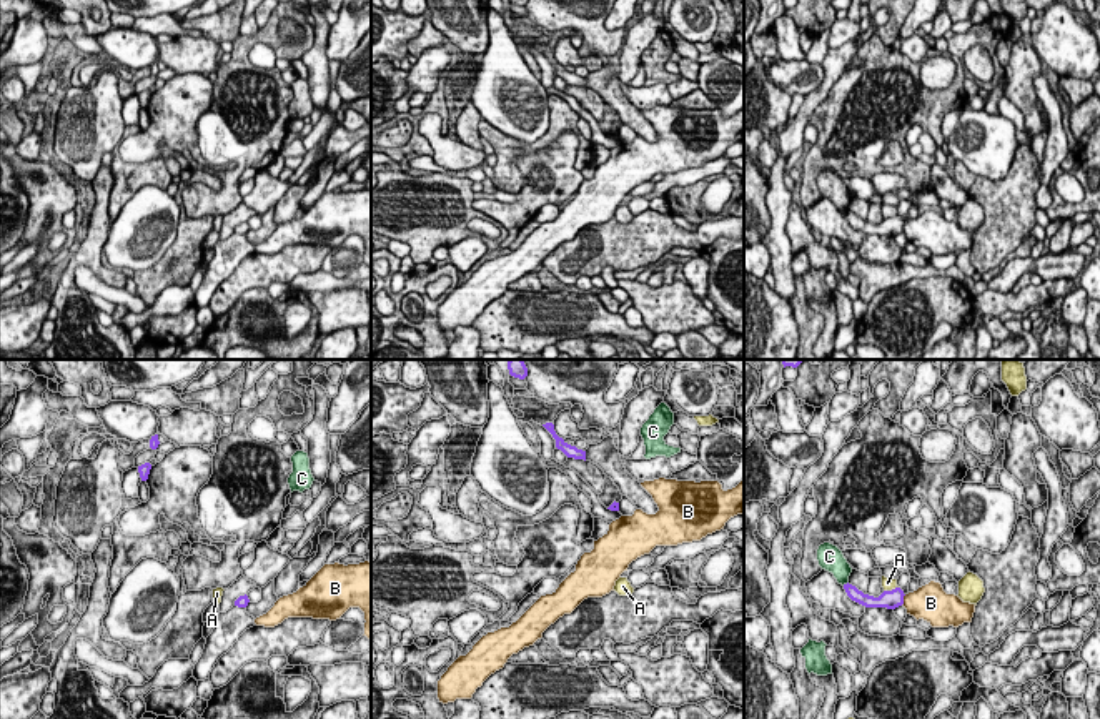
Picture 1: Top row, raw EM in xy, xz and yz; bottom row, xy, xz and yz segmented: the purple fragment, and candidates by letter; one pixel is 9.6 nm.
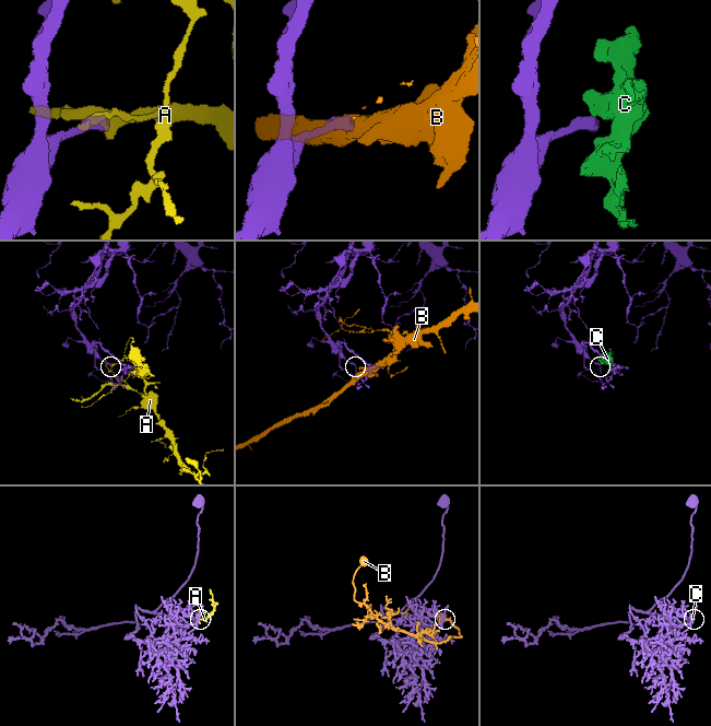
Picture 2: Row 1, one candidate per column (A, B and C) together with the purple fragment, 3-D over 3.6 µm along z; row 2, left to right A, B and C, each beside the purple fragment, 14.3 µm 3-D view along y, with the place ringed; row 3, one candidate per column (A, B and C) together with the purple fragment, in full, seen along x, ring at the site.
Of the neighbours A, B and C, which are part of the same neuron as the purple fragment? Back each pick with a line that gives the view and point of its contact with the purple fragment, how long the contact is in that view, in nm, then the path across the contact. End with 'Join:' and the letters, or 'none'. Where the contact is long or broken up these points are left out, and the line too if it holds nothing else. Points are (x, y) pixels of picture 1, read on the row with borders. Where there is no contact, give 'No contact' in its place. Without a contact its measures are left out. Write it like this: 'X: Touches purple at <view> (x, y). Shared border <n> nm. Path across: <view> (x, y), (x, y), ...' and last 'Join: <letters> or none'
Join: none

